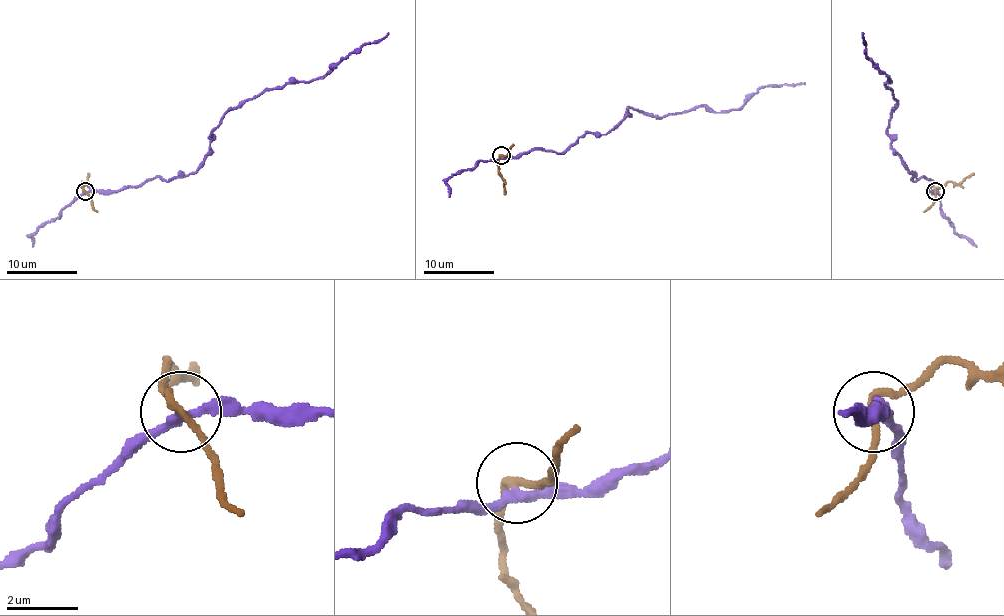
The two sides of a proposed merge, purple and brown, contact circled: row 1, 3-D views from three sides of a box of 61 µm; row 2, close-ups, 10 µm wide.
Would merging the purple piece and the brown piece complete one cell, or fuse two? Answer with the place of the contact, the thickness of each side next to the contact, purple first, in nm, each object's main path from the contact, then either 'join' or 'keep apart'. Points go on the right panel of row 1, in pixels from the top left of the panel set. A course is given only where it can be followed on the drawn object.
place (935, 191); calibres 240 and 200 nm; course purple (935, 192), (923, 176), (912, 179), (891, 146), (891, 81), (865, 55), (861, 32); course brown (935, 192), (949, 181), (963, 181), (974, 172); keep apart

